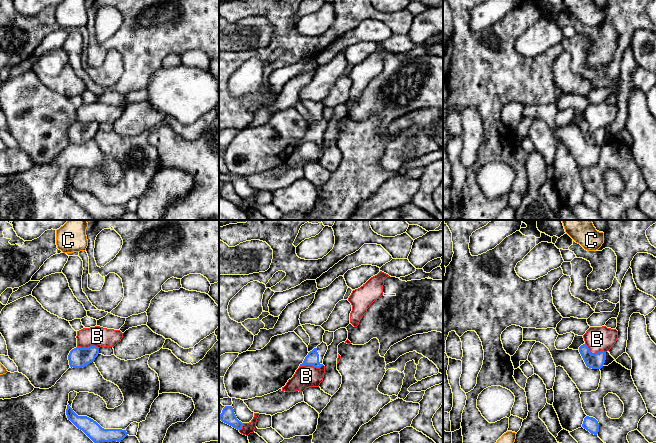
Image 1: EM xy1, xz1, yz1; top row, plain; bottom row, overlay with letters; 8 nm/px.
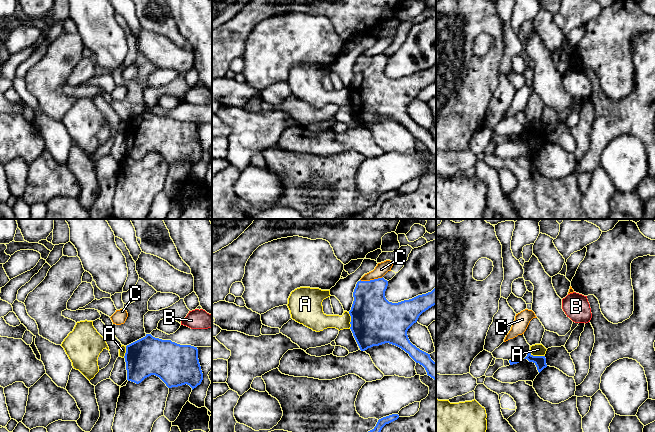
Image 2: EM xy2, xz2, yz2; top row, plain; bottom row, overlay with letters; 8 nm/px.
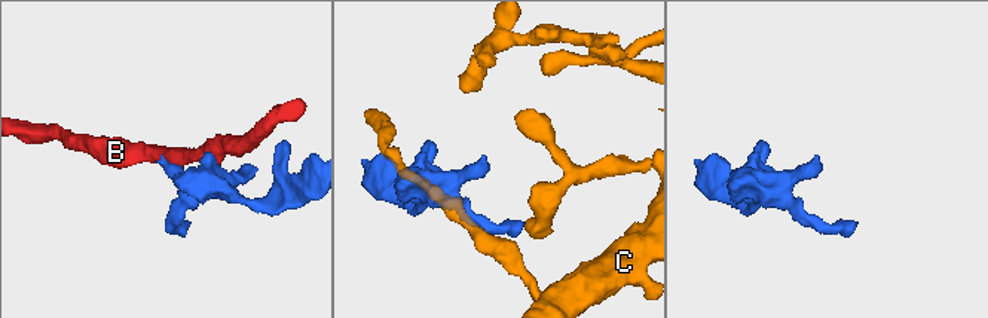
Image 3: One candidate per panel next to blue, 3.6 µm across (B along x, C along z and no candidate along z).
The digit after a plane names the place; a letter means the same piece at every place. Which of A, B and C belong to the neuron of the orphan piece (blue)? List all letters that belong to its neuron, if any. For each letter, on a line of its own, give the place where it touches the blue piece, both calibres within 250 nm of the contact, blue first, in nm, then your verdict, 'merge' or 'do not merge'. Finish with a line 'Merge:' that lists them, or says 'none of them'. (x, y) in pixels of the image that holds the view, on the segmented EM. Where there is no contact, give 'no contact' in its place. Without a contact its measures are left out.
A: meets blue in xz2 at (351, 320); 380 nm thick on the blue side, 140 nm on the other; do not merge
B: meets blue in yz1 at (595, 353); 130 nm thick on the blue side, 200 nm on the other; do not merge
C: meets blue in xz2 at (371, 280); 320 nm thick on the blue side, 100 nm on the other; do not merge
Merge: none of them

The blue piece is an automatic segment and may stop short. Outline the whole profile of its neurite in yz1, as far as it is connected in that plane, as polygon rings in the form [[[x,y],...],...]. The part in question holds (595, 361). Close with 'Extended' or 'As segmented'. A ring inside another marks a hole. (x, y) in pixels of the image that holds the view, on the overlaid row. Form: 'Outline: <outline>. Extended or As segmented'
Outline: [[[586,344],[579,347],[579,352],[587,367],[592,369],[601,369],[606,360],[606,352],[600,351],[592,354]]]. As segmented

